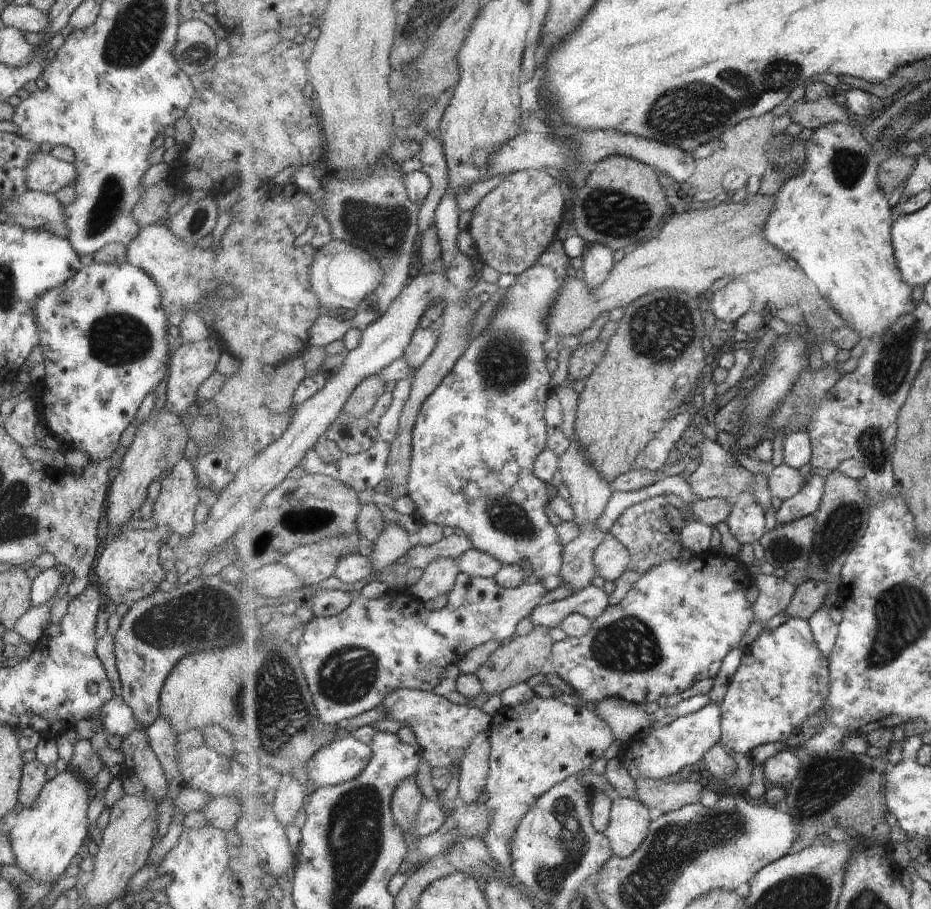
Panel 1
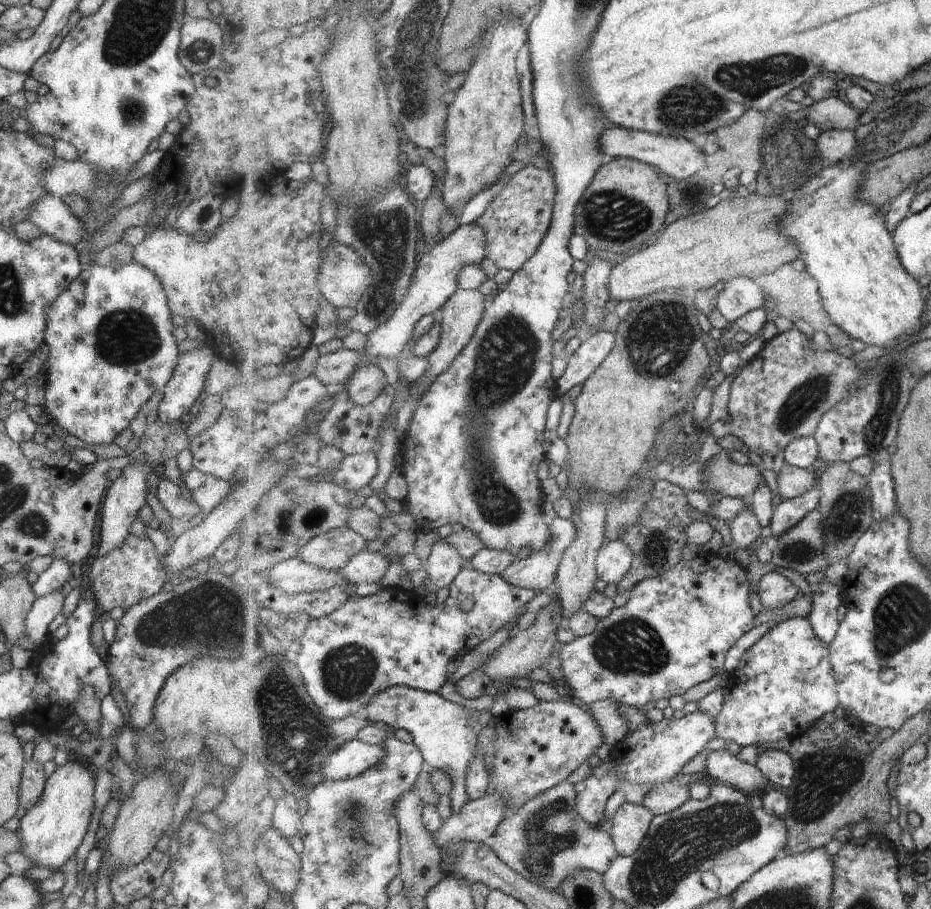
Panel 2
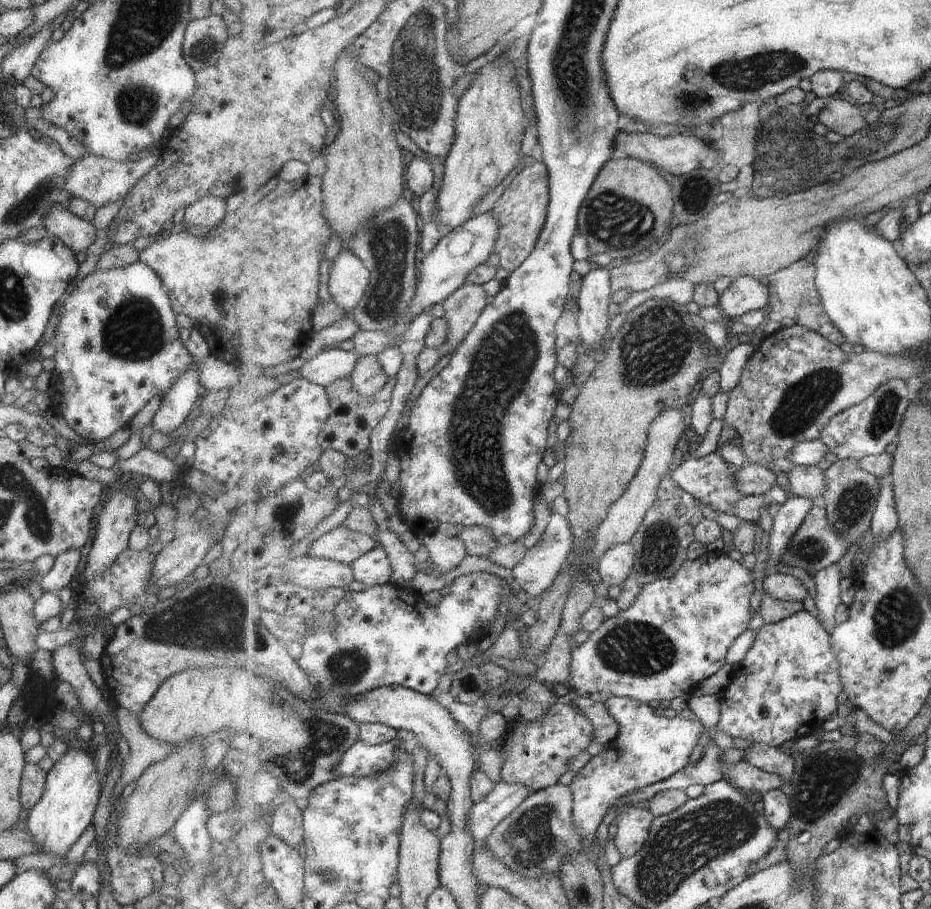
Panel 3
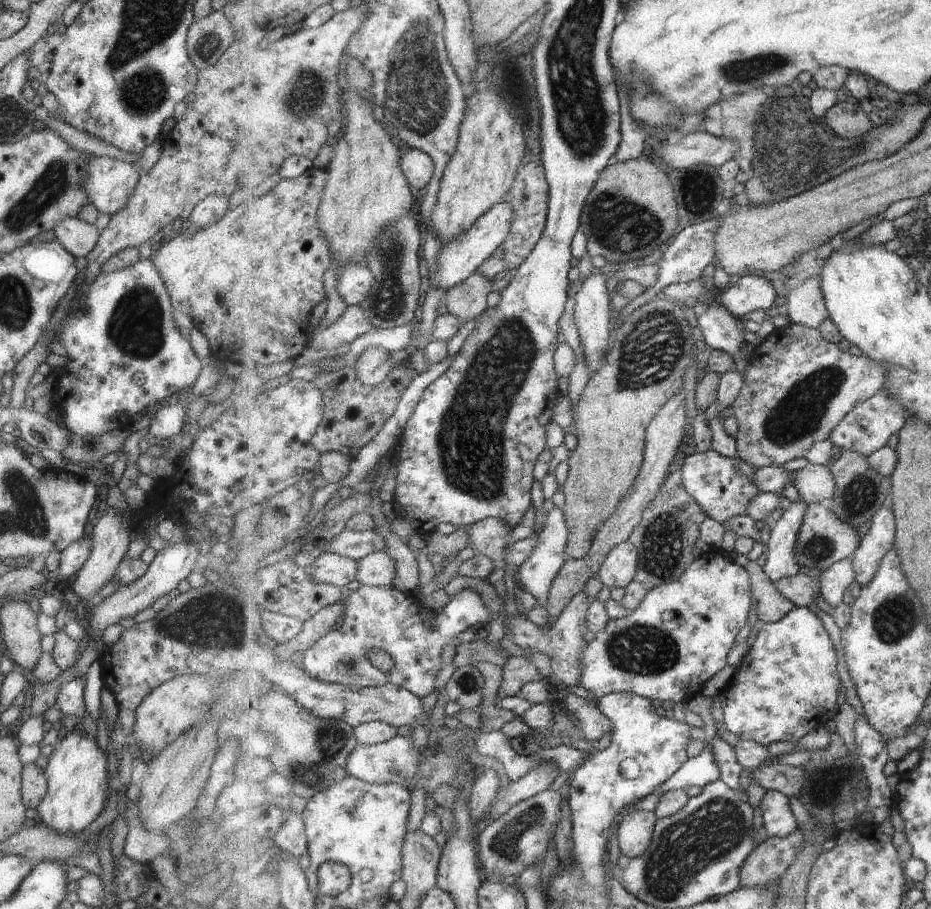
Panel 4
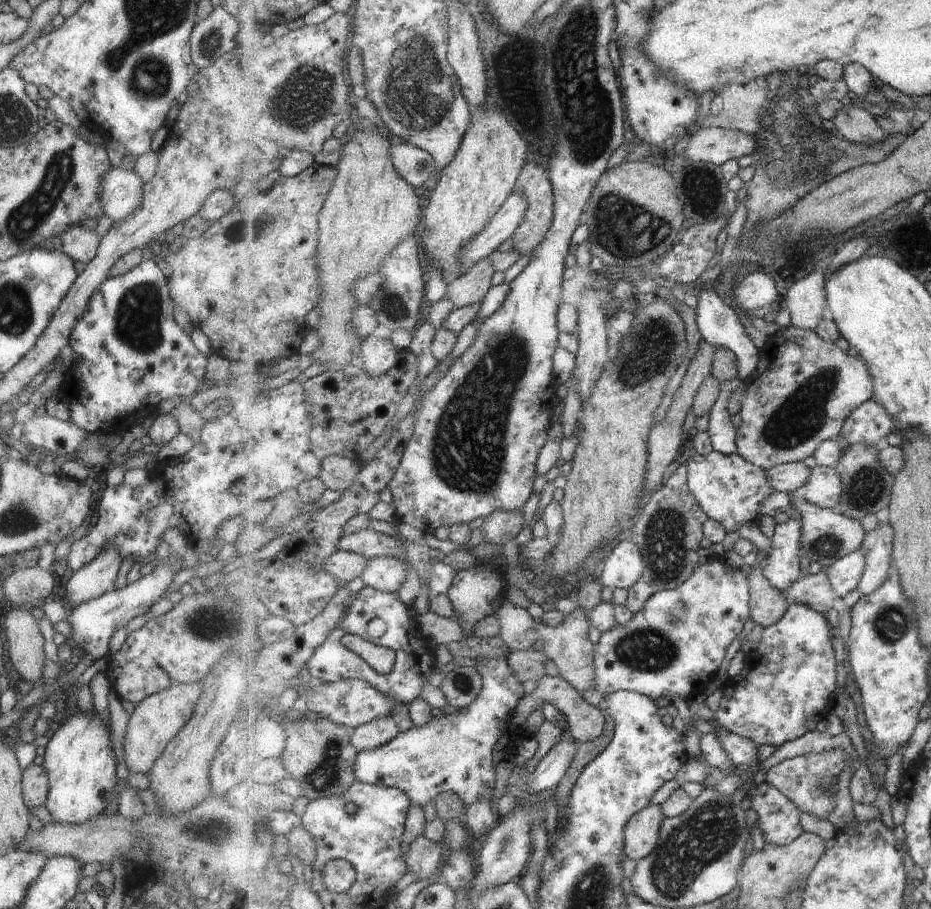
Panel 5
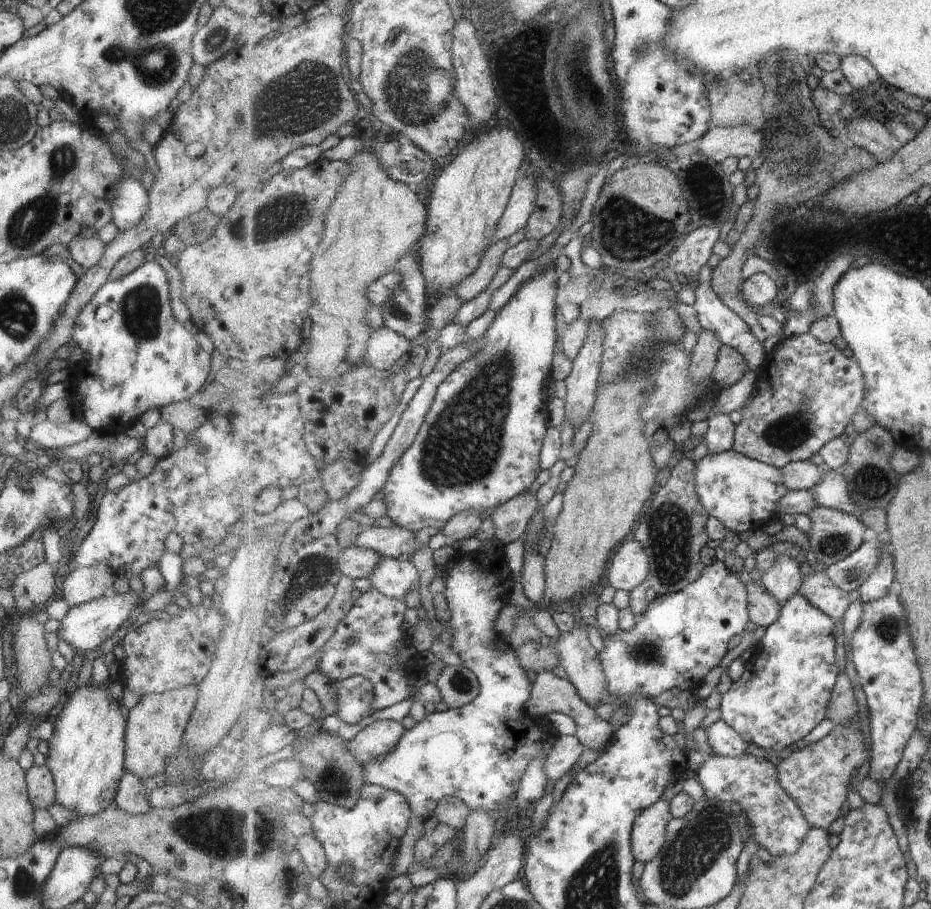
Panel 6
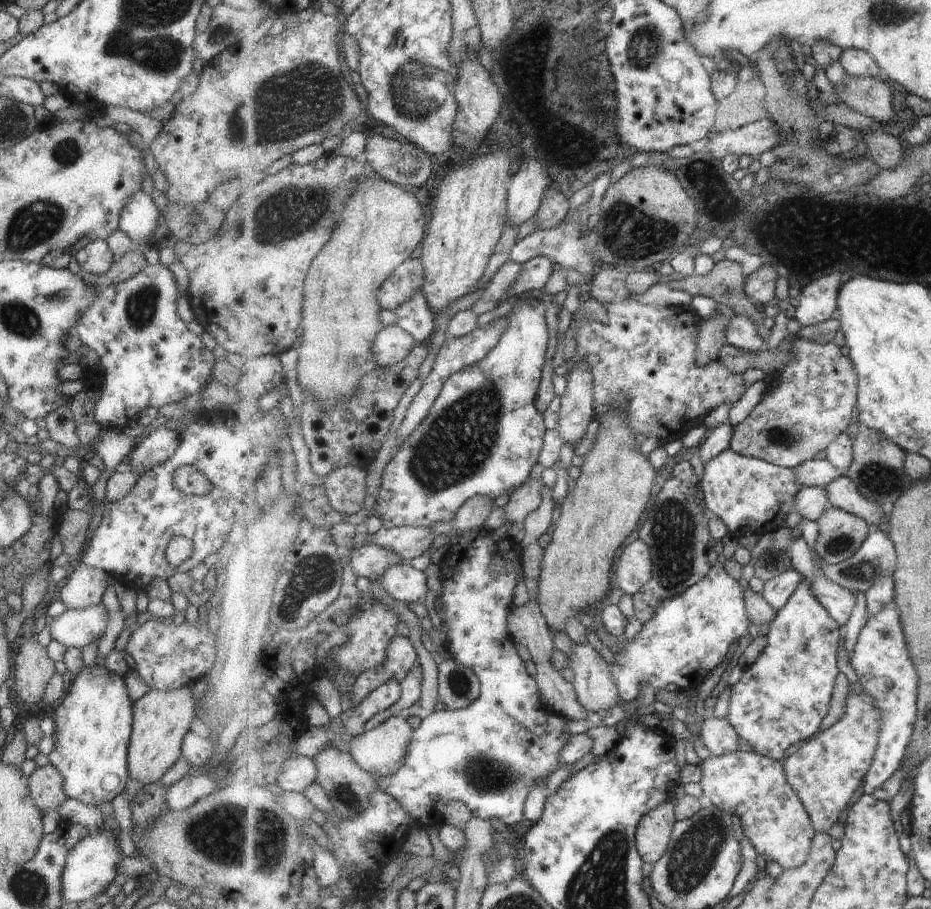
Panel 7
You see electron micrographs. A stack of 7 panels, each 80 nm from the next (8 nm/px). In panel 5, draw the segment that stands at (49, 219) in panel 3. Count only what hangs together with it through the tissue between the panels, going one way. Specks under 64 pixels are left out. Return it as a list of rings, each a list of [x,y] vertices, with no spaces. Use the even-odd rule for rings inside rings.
[[[80,224],[67,227],[59,236],[62,252],[72,261],[87,264],[97,252],[100,238],[97,233],[84,229]]]

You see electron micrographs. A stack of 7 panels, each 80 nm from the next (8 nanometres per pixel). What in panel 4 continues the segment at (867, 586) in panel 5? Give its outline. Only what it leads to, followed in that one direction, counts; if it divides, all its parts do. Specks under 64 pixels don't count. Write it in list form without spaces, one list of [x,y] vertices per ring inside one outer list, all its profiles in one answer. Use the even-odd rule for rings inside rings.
[[[891,498],[872,518],[870,531],[862,537],[860,547],[853,555],[856,581],[861,588],[873,582],[879,572],[882,560],[893,548],[895,542],[895,518],[891,508]]]

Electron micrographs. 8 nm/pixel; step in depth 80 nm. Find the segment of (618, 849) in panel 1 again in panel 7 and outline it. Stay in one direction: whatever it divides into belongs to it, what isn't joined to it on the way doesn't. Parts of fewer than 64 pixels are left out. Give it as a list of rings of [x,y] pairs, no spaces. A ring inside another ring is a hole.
[[[669,800],[649,811],[639,823],[637,846],[645,863],[655,864],[670,848],[677,822],[674,802]]]

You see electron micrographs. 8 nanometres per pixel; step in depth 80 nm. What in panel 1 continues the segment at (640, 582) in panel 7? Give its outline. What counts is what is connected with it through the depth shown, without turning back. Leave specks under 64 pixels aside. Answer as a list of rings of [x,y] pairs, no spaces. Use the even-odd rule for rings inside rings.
[[[607,536],[594,554],[598,576],[613,583],[630,568],[630,550],[614,536]]]

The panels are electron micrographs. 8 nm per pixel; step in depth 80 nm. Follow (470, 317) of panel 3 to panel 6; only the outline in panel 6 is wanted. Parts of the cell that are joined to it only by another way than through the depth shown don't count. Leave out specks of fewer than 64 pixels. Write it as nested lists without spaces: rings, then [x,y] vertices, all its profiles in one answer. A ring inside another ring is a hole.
[[[501,239],[486,250],[476,273],[466,278],[455,292],[463,303],[473,300],[492,283],[499,269],[504,266],[502,258],[507,249],[507,239]]]

